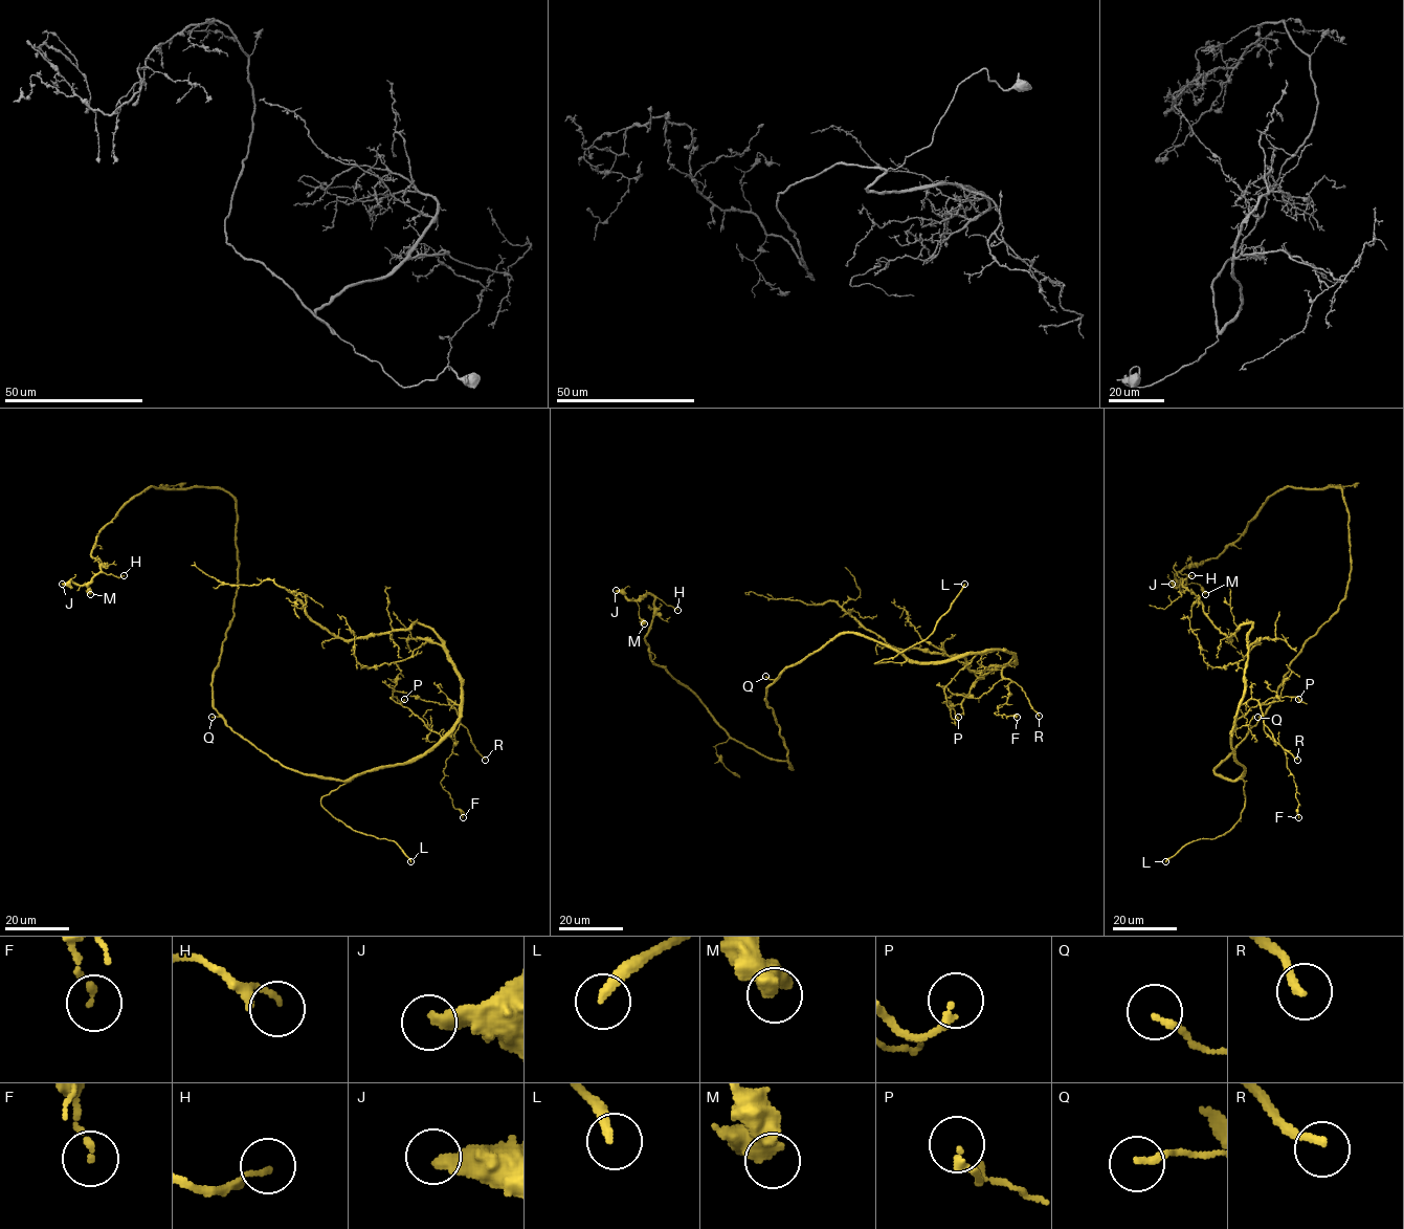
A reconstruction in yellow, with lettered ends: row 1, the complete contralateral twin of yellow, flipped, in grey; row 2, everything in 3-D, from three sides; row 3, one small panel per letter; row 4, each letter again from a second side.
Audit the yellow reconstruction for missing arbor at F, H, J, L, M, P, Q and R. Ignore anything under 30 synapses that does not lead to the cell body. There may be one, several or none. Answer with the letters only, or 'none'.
J, L

